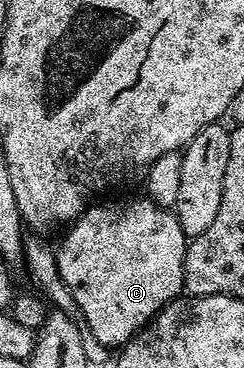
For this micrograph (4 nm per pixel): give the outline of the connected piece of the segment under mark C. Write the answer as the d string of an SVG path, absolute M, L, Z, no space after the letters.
M149 198L124 200L121 204L100 203L104 202L85 207L83 214L63 233L64 241L55 249L56 265L62 282L70 290L74 308L84 315L83 323L90 326L90 334L108 349L116 350L184 292L184 259L189 237L185 236L175 211Z

